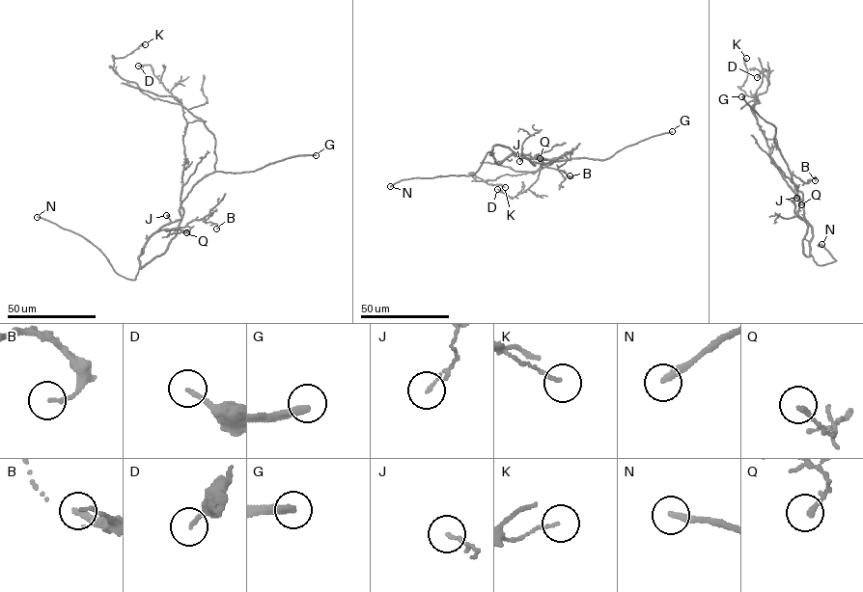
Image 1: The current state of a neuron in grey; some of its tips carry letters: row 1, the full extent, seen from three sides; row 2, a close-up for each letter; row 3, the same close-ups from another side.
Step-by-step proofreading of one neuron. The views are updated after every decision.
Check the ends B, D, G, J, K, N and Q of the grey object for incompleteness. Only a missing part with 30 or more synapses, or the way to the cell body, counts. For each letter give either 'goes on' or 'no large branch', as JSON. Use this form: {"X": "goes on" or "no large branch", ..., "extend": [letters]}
{"B": "no large branch", "D": "no large branch", "G": "goes on", "J": "no large branch", "K": "no large branch", "N": "goes on", "Q": "no large branch", "extend": ["G", "N"]}

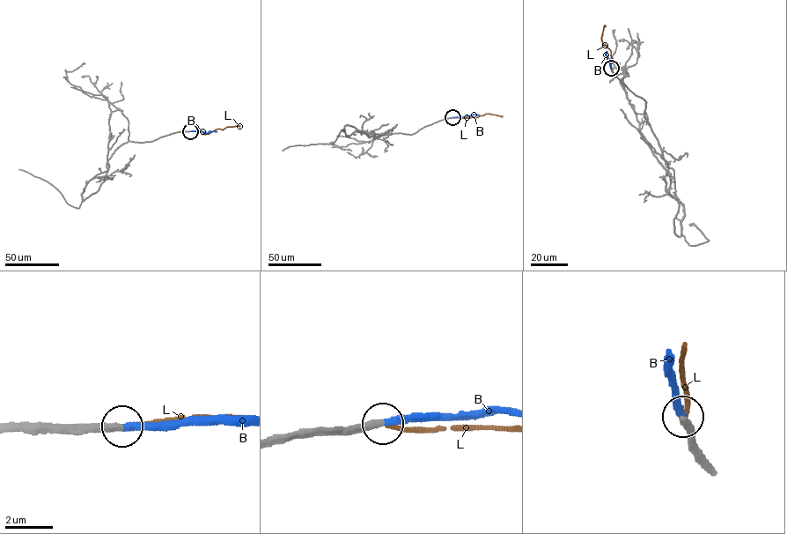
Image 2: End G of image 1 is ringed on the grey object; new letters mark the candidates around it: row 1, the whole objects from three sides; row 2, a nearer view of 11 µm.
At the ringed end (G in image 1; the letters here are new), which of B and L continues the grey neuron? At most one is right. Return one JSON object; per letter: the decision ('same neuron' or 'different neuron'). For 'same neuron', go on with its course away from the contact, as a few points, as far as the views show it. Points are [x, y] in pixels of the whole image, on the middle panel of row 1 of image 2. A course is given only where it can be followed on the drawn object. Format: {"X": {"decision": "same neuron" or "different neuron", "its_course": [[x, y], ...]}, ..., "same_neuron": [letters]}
{"B": {"decision": "same neuron", "its_course": [[452, 117], [479, 114]]}, "L": {"decision": "different neuron"}, "same_neuron": ["B"]}

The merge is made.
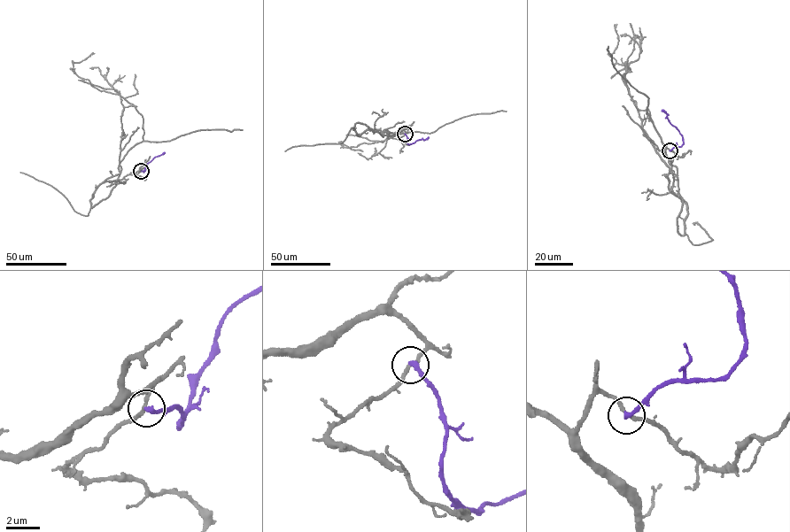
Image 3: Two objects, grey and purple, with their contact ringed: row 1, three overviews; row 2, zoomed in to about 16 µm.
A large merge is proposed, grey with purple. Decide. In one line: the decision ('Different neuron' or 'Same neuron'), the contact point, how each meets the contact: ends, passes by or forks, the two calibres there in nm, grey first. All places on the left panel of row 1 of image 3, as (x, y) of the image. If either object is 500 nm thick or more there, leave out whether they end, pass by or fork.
Different neuron. Place: (141, 171). At the ring grey passes by. At the ring purple ends. Thickness 200 nm (grey) against 300 nm

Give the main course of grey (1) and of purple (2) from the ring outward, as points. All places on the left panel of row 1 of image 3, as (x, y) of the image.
1: (141, 171), (104, 181), (91, 206), (108, 196), (120, 161), (139, 142), (242, 130)
2: (141, 171), (144, 172), (148, 163), (165, 152)

